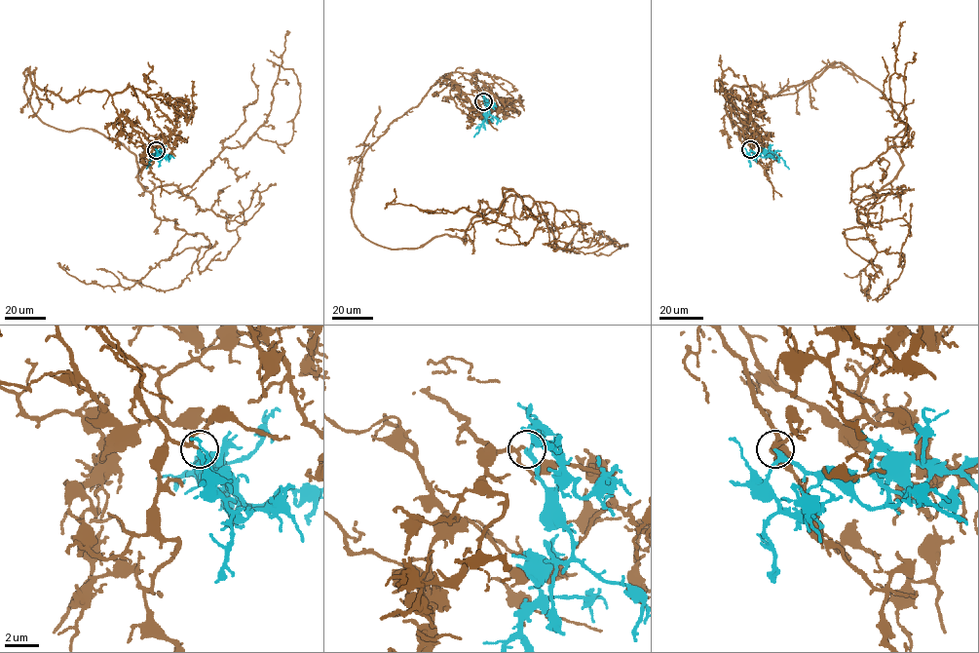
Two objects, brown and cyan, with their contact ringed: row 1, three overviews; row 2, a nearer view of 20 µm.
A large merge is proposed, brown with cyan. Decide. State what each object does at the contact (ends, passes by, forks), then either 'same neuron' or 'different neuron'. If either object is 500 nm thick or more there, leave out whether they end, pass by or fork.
brown passes by; cyan passes by; same neuron

